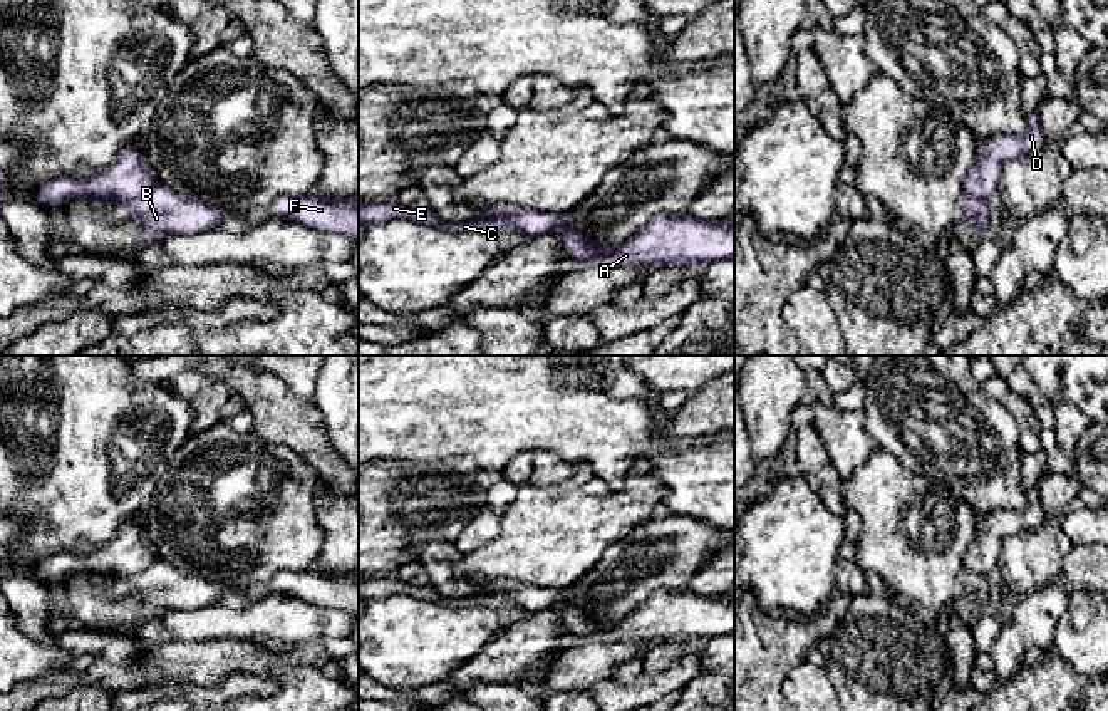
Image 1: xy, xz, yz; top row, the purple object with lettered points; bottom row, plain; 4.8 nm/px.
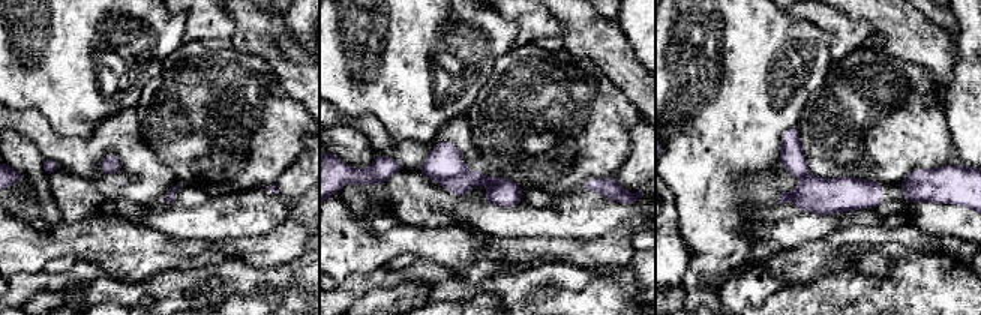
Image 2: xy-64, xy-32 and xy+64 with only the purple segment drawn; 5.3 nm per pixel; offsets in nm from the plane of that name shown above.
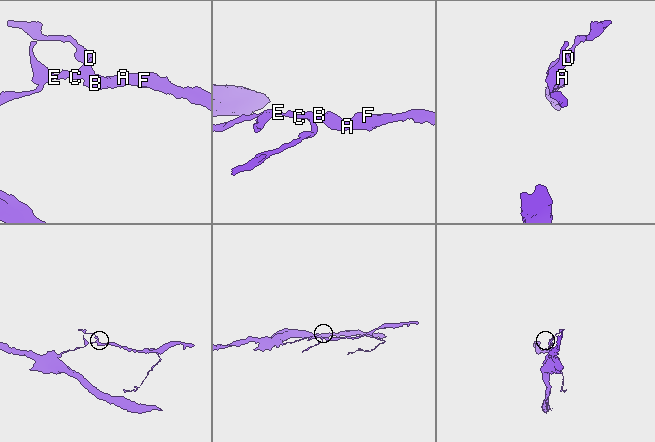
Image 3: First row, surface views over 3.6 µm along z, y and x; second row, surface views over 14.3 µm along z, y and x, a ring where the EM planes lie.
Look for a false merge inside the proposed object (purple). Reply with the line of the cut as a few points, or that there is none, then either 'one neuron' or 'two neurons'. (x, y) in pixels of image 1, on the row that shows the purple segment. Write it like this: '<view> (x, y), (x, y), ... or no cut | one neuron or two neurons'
xy (155, 185), (144, 195), (126, 198), (121, 203) | two neurons

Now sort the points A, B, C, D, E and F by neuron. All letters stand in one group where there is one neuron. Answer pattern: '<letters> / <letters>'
A B F / C D E

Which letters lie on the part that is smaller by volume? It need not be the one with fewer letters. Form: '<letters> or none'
A, B, F

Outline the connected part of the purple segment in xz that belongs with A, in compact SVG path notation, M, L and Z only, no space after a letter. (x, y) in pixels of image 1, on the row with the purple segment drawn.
M511 208L511 220L523 235L533 238L565 228L563 248L578 265L619 267L696 267L734 257L734 220L707 221L691 216L657 215L634 238L603 248L593 245L572 226L568 213L543 213Z

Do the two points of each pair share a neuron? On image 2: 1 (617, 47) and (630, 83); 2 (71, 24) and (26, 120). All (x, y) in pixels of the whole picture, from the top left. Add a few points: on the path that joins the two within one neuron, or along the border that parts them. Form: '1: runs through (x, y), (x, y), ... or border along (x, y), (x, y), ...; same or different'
1: runs through (617, 56), (617, 60), (627, 74); same
2: border along (15, 110), (36, 108), (56, 132); different

